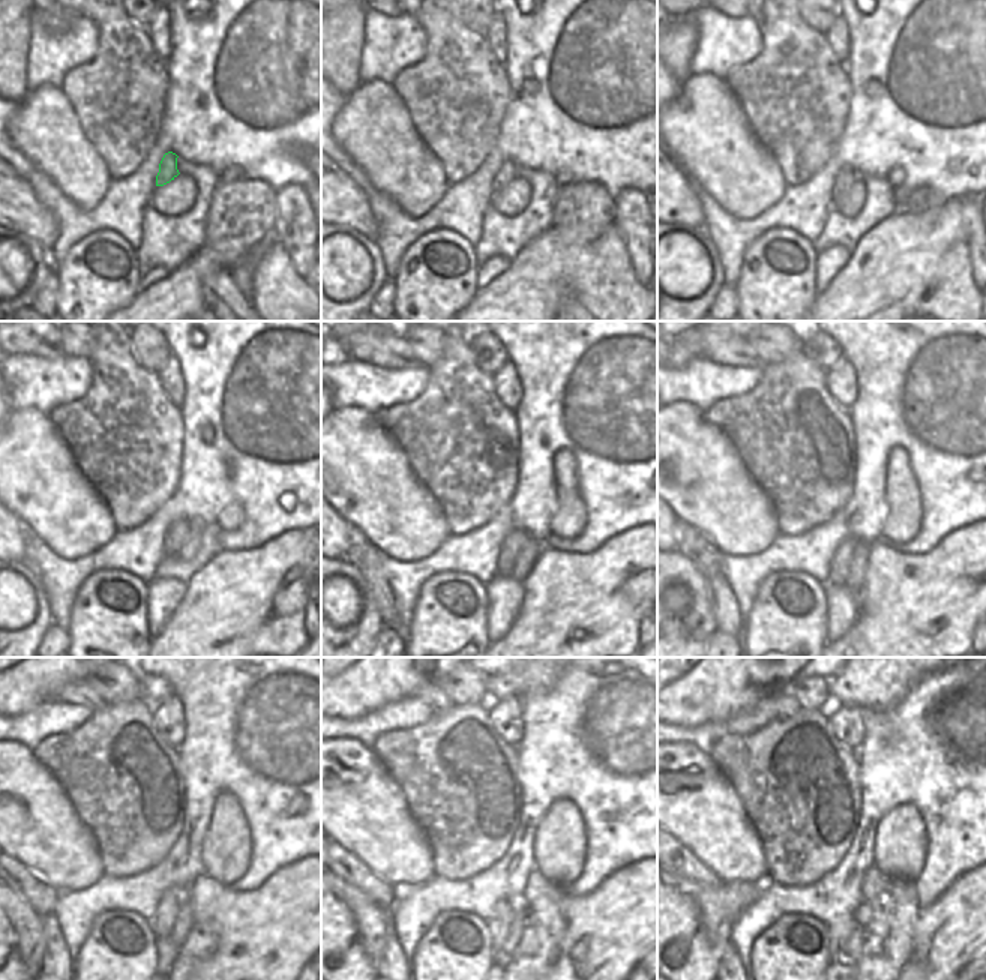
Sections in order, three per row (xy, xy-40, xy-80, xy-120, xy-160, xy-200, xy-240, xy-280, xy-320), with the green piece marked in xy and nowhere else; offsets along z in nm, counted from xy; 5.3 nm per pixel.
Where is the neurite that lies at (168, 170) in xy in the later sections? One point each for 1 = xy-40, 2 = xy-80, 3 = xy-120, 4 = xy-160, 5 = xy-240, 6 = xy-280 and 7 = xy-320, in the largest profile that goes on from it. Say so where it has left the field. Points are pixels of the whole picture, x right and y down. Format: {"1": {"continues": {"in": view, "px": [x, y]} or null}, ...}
{"1": {"continues": {"in": "xy-40", "px": [506, 173]}}, "2": {"continues": {"in": "xy-80", "px": [845, 177]}}, "3": {"continues": {"in": "xy-120", "px": [177, 535]}}, "4": {"continues": {"in": "xy-160", "px": [517, 539]}}, "5": {"continues": {"in": "xy-240", "px": [162, 923]}}, "6": {"continues": {"in": "xy-280", "px": [499, 926]}}, "7": {"continues": {"in": "xy-320", "px": [839, 929]}}}

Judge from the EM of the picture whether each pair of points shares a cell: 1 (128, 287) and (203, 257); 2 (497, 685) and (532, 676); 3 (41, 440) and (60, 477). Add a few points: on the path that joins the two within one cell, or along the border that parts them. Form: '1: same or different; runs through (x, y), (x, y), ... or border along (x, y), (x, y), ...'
1: different; border along (141, 290), (126, 305)
2: same; runs through (506, 685), (523, 677)
3: same; runs through (41, 449), (41, 458), (51, 468)

